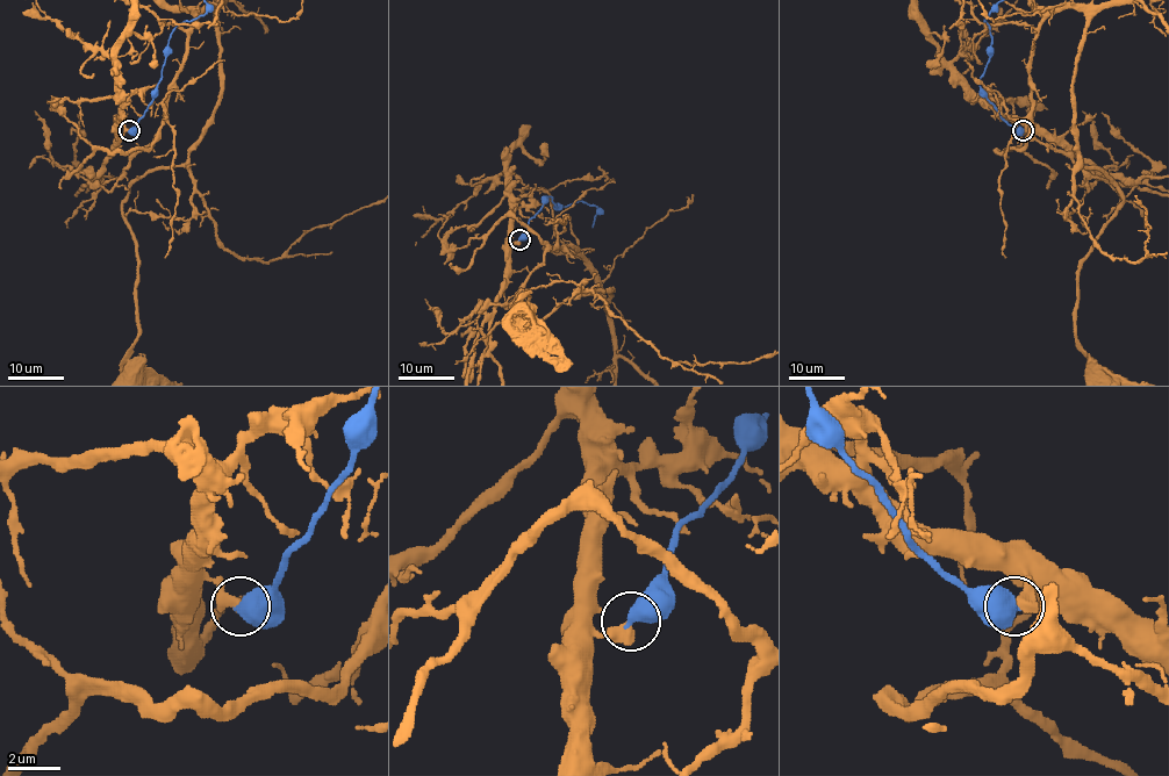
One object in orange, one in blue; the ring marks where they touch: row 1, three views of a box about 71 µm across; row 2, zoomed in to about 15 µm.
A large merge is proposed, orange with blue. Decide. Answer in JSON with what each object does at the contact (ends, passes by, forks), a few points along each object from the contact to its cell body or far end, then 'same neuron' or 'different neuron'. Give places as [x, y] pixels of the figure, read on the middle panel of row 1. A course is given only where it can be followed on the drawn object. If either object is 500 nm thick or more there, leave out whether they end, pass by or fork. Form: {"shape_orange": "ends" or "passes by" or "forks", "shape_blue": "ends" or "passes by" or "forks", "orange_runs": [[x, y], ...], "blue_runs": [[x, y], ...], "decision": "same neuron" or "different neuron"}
{"orange_runs": [[520, 241], [525, 207], [607, 303], [610, 289], [515, 339], [528, 292], [524, 325]], "decision": "different neuron"}

